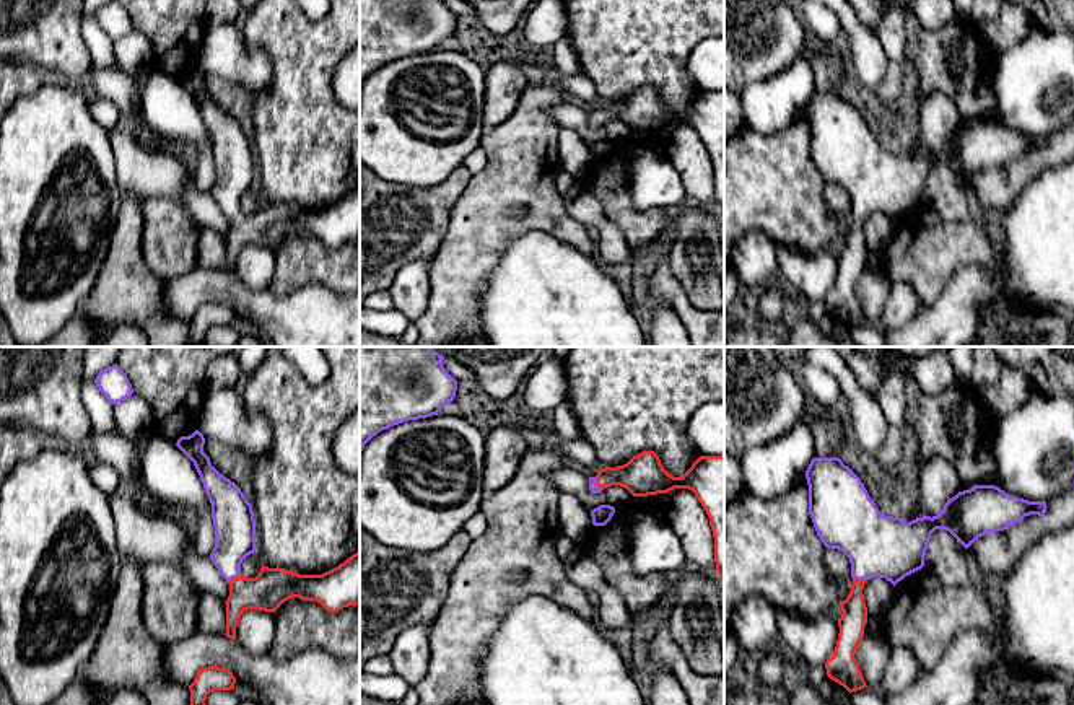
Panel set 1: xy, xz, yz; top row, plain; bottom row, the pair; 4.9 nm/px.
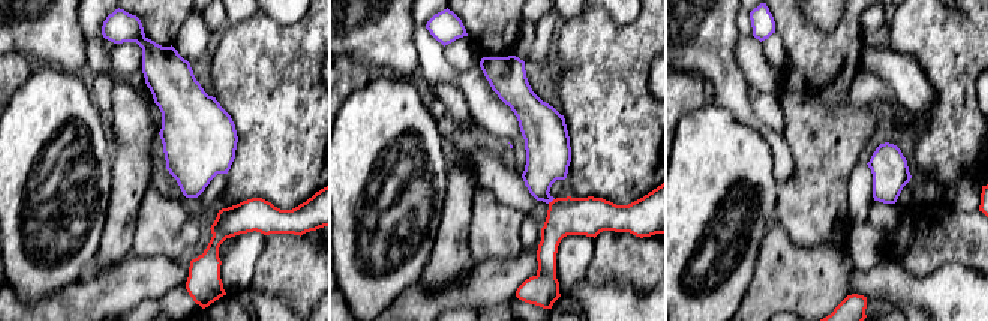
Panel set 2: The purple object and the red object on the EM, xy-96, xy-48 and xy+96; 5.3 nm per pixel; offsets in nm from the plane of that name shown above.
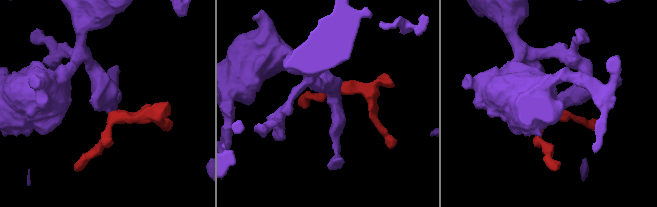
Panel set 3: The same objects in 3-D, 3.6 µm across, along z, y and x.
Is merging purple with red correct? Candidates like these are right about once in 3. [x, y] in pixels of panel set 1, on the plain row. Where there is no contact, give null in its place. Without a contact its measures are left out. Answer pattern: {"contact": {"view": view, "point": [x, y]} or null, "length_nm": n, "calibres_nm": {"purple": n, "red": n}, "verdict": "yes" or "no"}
{"contact": {"view": "xy", "point": [235, 212]}, "length_nm": 80, "calibres_nm": {"purple": 200, "red": 190}, "verdict": "yes"}

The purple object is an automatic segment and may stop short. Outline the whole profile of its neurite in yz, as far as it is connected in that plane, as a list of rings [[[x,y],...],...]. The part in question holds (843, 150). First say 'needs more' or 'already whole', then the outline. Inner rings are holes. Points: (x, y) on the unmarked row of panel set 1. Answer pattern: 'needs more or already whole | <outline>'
needs more | [[[814,93],[806,114],[817,171],[827,184],[841,186],[851,199],[851,226],[840,238],[840,269],[833,291],[825,298],[827,311],[849,329],[867,322],[854,293],[867,259],[862,230],[867,215],[880,212],[895,221],[921,205],[936,164],[949,166],[968,184],[984,169],[1046,148],[1046,137],[1017,134],[996,120],[973,120],[952,132],[937,151],[906,158],[882,150],[861,114],[840,93]]]

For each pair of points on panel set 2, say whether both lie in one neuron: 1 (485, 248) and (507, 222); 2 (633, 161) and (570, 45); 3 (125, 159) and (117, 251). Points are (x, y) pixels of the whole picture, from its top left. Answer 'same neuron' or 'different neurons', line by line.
1: same neuron
2: same neuron
3: same neuron

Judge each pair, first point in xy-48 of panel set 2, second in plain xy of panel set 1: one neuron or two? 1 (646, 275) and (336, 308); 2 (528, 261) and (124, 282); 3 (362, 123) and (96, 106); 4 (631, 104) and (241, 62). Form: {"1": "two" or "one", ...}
{"1": "two", "2": "two", "3": "two", "4": "two"}

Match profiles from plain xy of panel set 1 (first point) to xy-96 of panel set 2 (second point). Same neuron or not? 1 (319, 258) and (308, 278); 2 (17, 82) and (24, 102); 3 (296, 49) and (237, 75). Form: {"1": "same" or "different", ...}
{"1": "same", "2": "different", "3": "same"}

